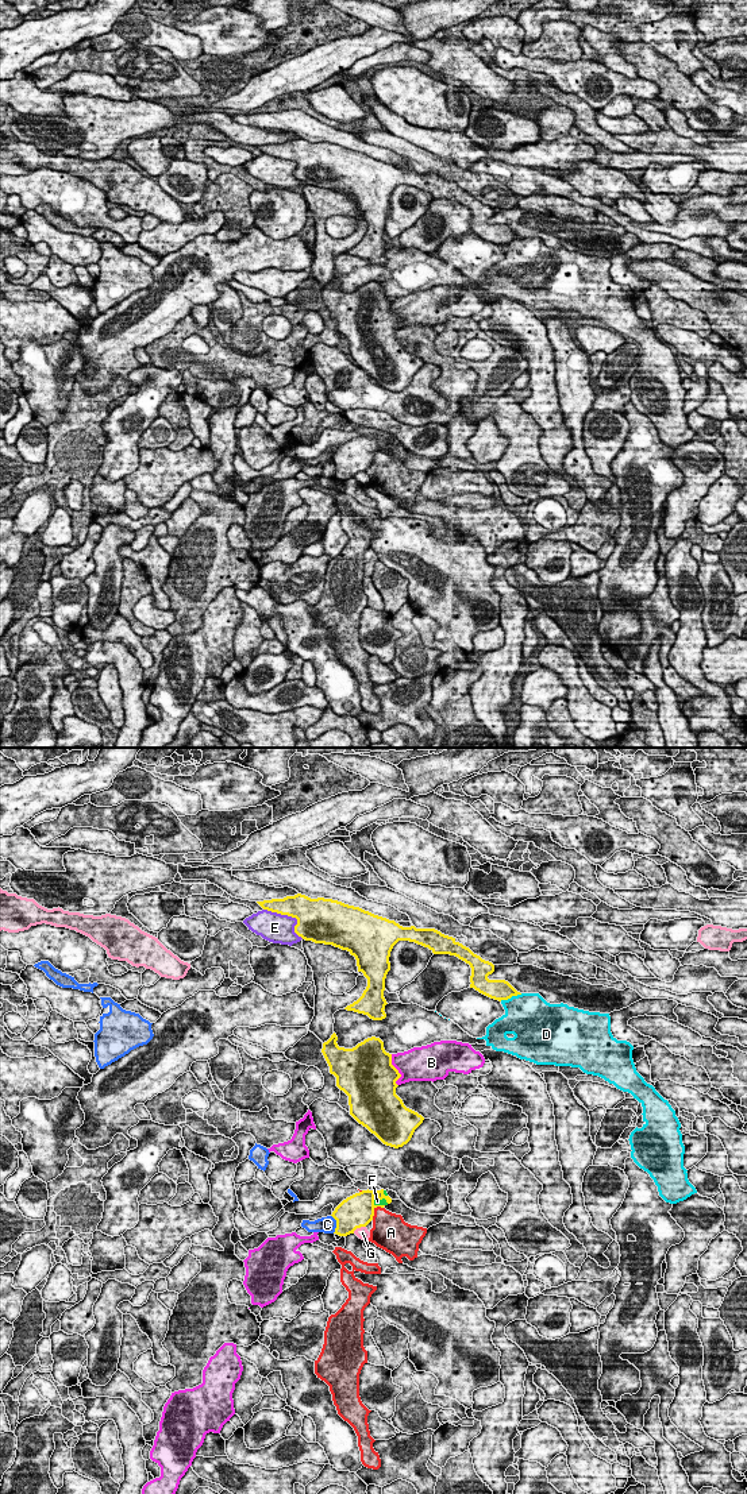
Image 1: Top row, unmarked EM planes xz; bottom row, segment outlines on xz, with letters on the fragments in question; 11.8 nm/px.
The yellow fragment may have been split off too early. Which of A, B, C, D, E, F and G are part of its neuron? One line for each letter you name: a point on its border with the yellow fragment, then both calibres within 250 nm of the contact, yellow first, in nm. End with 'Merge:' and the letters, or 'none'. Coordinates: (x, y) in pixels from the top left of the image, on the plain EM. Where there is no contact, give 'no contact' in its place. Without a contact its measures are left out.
F: meets yellow in xz at (380, 443); 100 nm thick on the yellow side, 70 nm on the other
Merge: F

